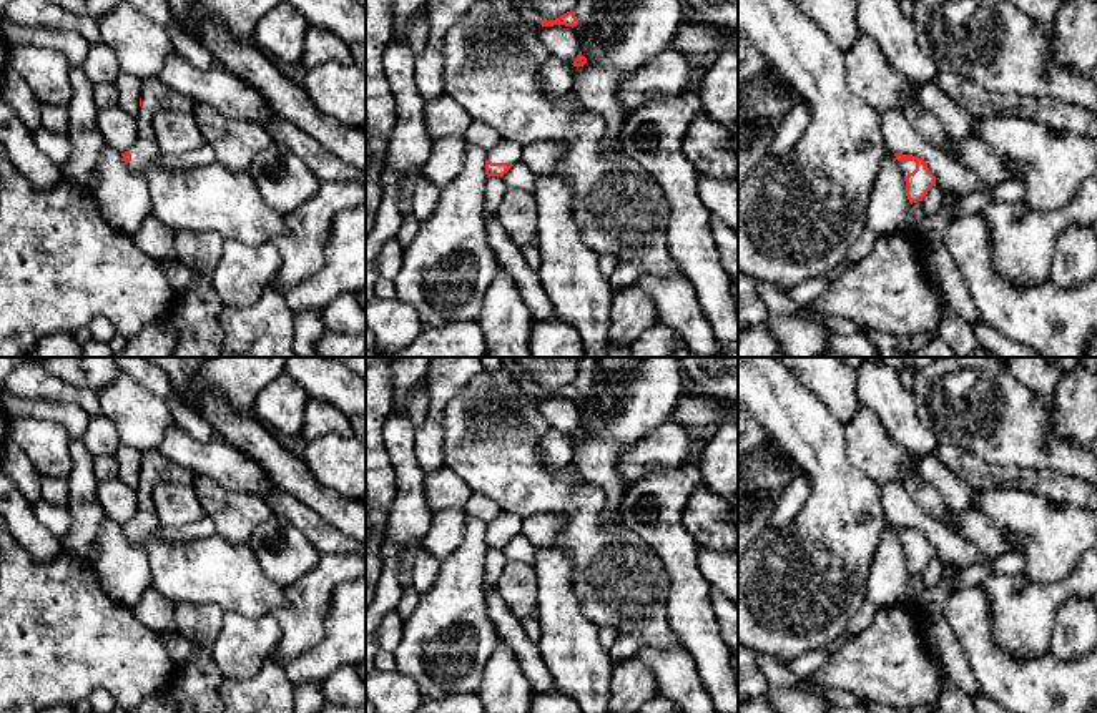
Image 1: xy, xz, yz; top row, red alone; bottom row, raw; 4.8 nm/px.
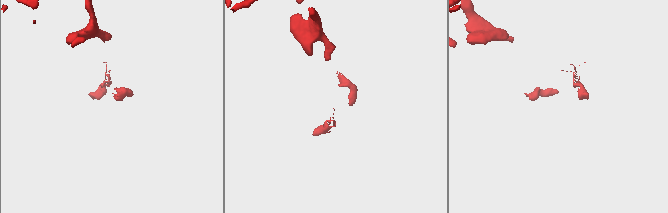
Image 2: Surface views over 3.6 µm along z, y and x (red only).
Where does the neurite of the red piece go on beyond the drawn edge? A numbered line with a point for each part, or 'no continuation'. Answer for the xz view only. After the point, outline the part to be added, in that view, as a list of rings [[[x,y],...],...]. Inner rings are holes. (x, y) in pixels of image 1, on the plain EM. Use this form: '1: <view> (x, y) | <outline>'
1: xz (506, 524) | [[[502,512],[495,520],[487,524],[487,532],[492,535],[519,535],[522,529],[522,517]]]

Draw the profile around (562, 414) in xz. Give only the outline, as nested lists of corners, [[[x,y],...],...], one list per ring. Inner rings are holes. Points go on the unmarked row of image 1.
[[[539,399],[537,407],[550,424],[552,430],[560,430],[573,435],[573,432],[580,425],[578,409],[572,399]]]

